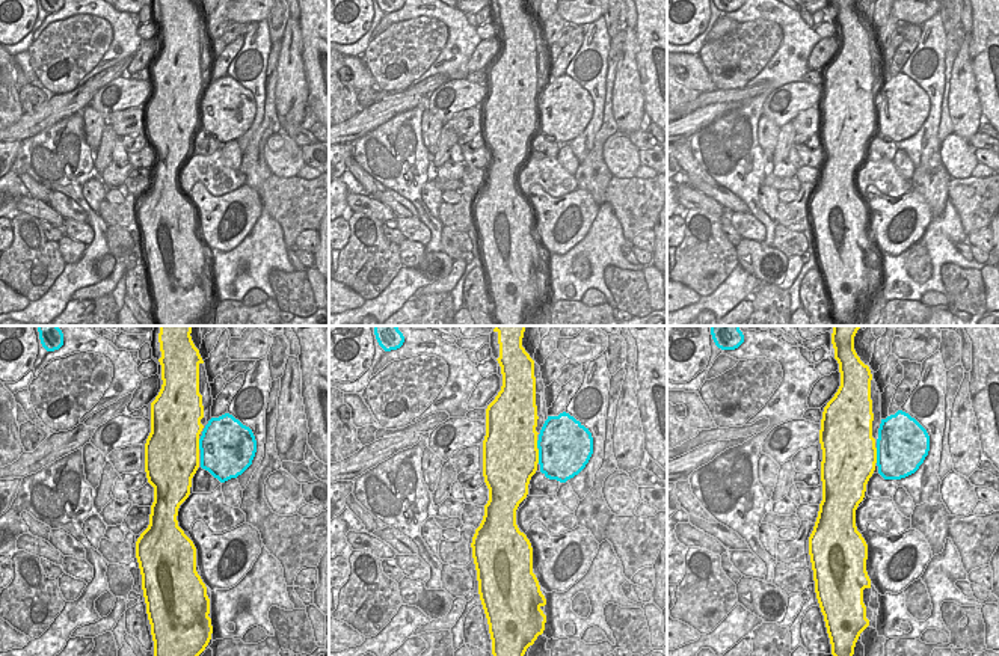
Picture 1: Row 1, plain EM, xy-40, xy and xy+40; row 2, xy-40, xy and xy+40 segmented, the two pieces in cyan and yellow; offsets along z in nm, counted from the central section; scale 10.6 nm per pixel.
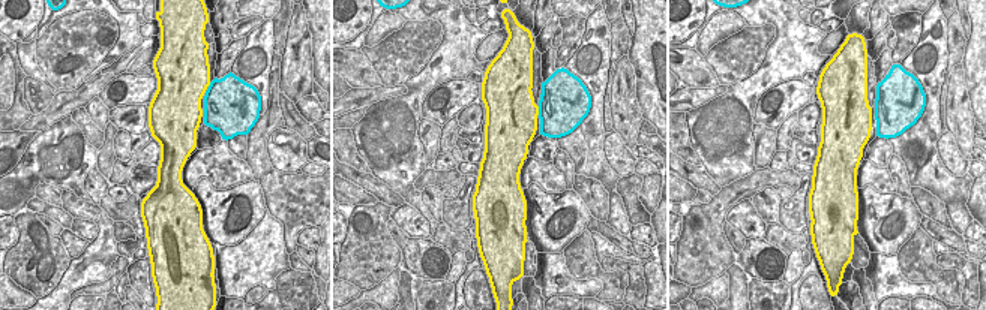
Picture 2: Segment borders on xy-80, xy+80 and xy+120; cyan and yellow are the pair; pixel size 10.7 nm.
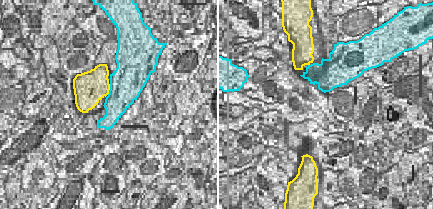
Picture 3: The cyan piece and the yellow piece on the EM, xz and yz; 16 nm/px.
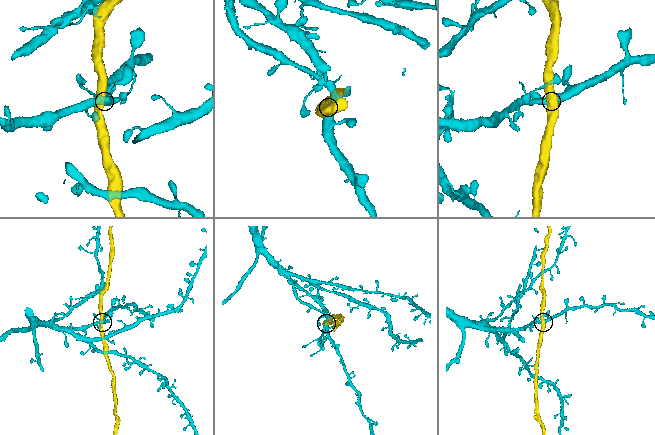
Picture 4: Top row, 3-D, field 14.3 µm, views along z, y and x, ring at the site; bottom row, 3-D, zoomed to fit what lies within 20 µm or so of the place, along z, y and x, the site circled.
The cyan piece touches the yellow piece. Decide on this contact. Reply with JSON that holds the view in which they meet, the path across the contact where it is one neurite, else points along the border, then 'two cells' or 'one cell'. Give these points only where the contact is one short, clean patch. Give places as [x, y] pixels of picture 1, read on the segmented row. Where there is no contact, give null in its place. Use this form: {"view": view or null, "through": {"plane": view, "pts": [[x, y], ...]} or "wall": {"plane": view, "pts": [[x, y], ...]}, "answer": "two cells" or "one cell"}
{"view": "xy+40", "wall": {"plane": "xy+40", "pts": [[876, 448], [877, 462]]}, "answer": "two cells"}

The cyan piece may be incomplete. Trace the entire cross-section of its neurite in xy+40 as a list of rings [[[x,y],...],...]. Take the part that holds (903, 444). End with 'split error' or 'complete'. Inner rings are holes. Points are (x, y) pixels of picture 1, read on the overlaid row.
[[[898,410],[881,419],[877,439],[877,466],[884,480],[914,474],[930,451],[927,430],[908,413]]] | complete

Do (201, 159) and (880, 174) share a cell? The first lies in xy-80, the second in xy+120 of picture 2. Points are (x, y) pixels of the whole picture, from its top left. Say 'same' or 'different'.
same

